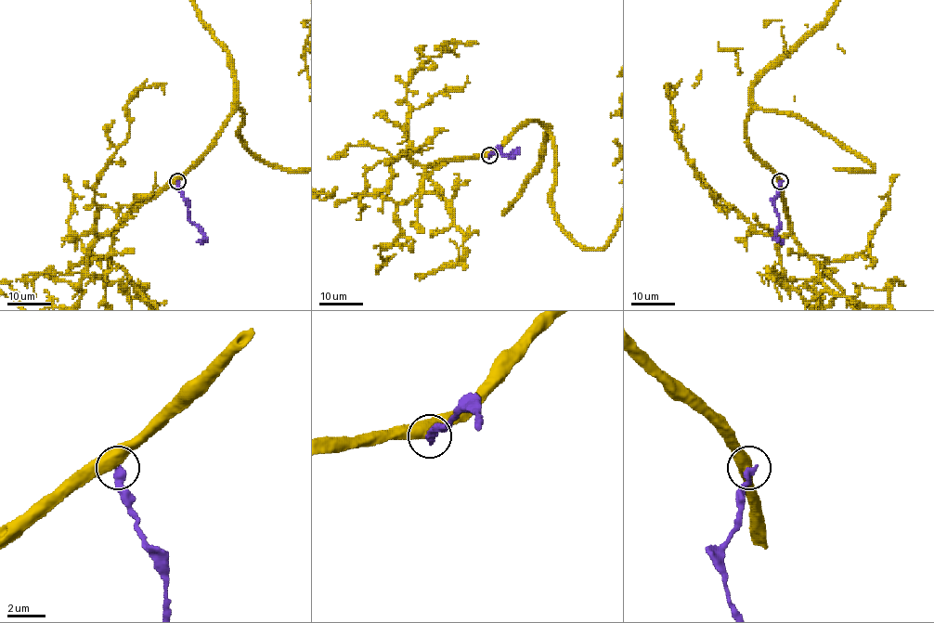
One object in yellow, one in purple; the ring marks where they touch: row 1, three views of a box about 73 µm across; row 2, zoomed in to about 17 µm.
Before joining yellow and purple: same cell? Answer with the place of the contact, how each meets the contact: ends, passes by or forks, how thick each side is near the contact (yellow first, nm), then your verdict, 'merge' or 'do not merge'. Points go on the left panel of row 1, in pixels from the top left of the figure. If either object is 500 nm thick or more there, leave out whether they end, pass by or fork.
(177, 181) | 500/400 nm | do not merge

